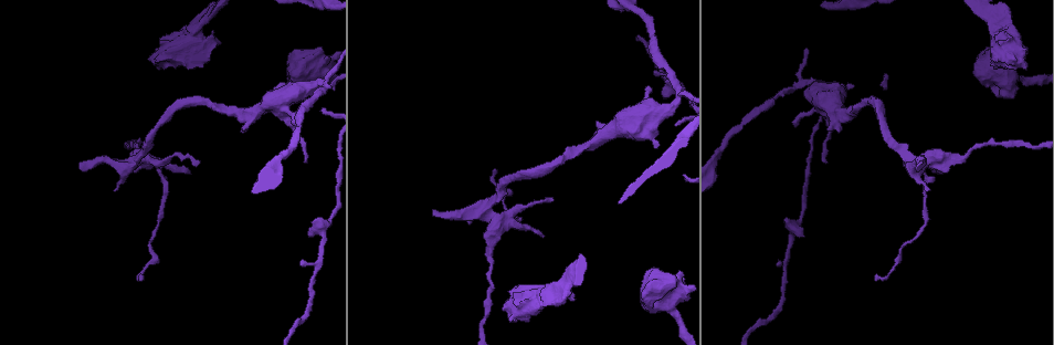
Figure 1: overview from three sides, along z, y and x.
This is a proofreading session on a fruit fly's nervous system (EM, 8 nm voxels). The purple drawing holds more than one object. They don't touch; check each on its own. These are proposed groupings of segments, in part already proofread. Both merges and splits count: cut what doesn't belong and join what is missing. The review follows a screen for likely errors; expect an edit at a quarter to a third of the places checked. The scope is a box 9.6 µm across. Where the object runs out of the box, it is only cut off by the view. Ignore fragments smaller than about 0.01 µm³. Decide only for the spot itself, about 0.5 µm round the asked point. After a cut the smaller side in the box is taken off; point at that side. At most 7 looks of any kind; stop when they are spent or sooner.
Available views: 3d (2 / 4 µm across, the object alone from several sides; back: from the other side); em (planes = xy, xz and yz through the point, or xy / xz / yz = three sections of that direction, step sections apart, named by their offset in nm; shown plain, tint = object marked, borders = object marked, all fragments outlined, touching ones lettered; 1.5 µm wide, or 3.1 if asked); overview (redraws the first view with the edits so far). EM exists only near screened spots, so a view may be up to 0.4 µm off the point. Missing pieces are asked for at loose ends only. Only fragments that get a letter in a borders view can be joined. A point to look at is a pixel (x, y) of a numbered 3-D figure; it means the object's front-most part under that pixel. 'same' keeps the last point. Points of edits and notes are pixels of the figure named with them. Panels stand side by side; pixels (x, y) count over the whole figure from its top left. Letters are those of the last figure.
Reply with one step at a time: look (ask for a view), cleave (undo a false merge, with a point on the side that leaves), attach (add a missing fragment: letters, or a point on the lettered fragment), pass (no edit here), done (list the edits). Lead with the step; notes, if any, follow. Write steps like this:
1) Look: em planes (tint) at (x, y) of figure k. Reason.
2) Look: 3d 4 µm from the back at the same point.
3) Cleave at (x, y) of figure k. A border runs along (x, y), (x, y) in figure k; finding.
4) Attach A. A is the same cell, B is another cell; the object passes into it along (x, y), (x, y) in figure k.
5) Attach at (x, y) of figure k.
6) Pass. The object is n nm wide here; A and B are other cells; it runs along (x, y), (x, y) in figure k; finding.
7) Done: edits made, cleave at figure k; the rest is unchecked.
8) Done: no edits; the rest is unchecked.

Look: em planes (borders) at (677, 101) of figure 1. Three arms meet.

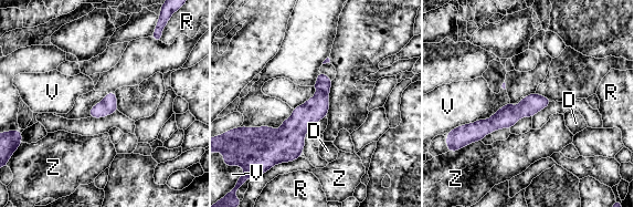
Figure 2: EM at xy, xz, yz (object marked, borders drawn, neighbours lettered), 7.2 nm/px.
Pass. The object is 130 nm wide here; D, R, V and Z are other cells; a border runs along (293, 109), (276, 128), (242, 126) in figure 2; one cell here.

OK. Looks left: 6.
Look: em xz step 4 (tint) at (157, 69) of figure 1.

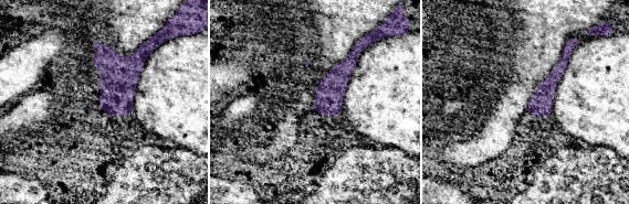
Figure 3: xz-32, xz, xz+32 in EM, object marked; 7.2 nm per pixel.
Look: em planes (borders) at the same point. Another direction.

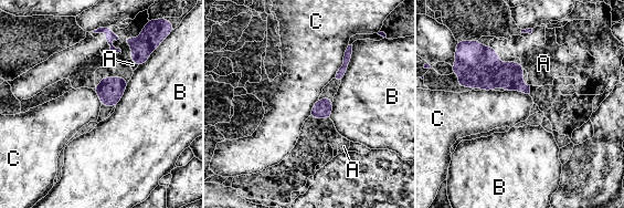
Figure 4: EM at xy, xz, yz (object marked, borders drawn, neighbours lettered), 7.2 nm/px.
Attach A. A is the same cell, B and C are other cells; the cell continues.

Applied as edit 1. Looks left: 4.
Look: overview.

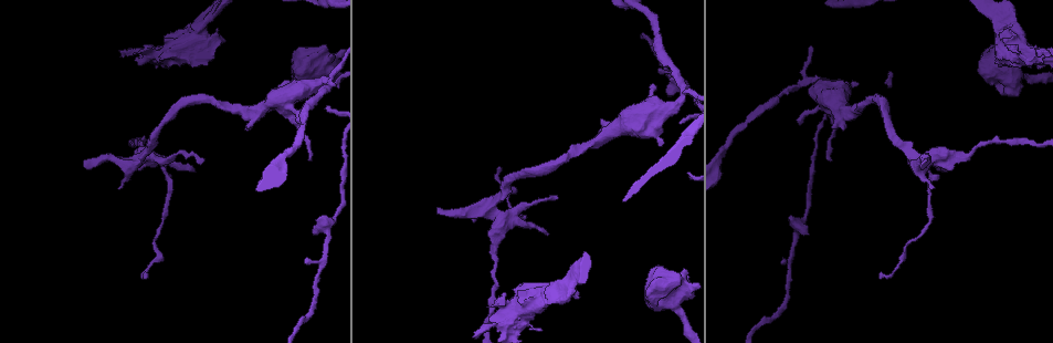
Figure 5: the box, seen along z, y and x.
Look: em planes (plain) at (494, 247) of figure 5. Thick turns thin.

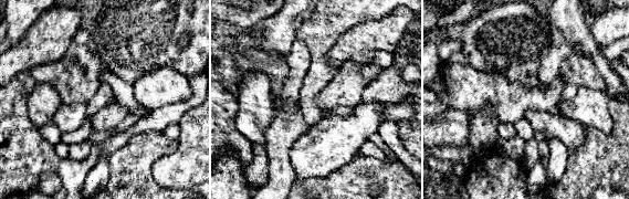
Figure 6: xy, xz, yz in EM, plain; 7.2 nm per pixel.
Look: em planes (tint) at the same point.

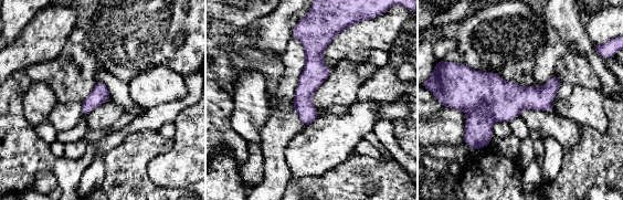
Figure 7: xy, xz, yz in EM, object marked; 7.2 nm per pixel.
Look: em planes (borders) at the same point. What lies round it.

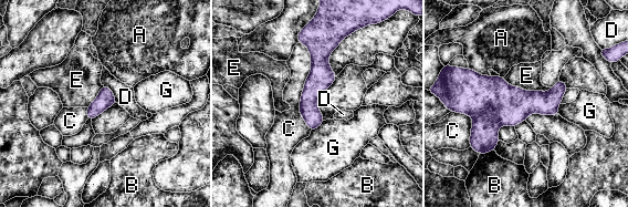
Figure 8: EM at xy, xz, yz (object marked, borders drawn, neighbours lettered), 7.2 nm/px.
Pass. The longest contact is with C, 650 nm; A, B, C, D, E and G are other cells; a border runs along (503, 78), (526, 90), (551, 89) in figure 8; continuous, no second cell.

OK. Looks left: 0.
Done: edits made, attach at figure 4; the rest is unchecked.

